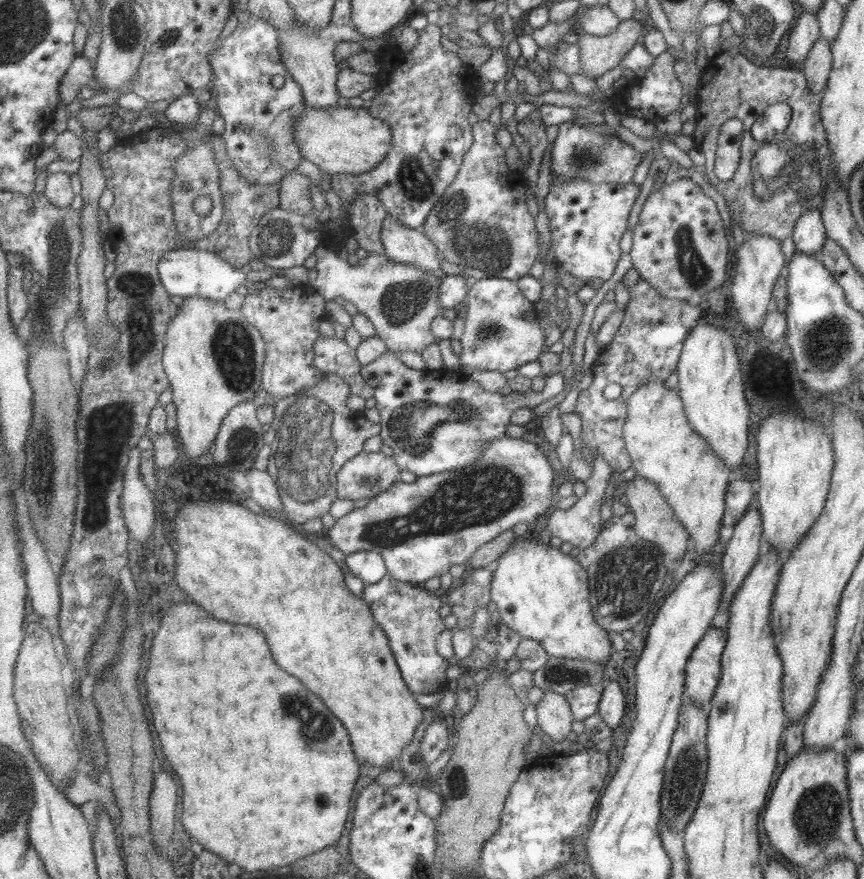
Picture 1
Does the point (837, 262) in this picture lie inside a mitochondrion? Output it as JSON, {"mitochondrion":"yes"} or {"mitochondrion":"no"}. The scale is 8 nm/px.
{"mitochondrion":"no"}

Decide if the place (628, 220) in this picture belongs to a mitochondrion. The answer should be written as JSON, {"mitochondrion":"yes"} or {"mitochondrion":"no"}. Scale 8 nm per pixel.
{"mitochondrion":"no"}

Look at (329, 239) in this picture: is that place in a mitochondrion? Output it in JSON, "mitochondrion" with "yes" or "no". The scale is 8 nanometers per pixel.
{"mitochondrion":"no"}

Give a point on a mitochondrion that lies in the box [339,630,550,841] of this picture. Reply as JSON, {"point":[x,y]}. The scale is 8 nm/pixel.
{"point":[458,784]}

